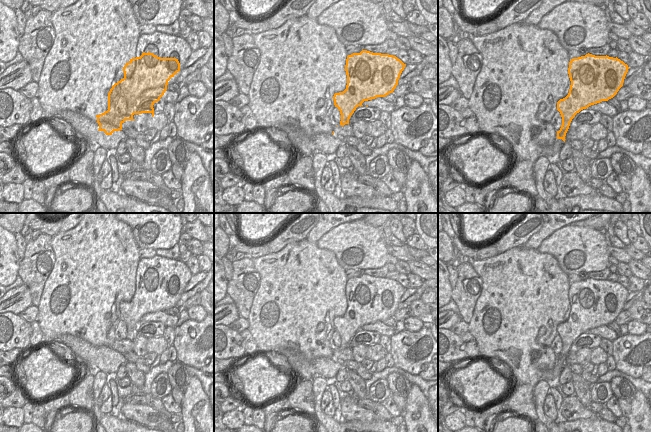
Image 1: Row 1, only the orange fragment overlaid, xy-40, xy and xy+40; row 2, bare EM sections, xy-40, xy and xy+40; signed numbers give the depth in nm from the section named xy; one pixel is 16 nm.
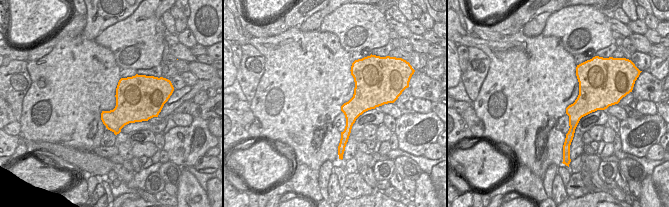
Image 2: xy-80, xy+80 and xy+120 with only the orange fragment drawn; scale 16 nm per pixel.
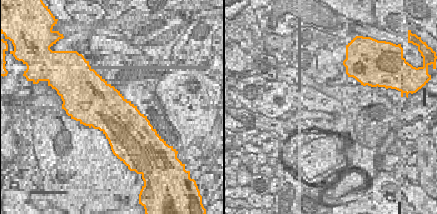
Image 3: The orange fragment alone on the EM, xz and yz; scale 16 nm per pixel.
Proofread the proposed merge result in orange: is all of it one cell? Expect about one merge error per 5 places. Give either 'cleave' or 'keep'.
keep

